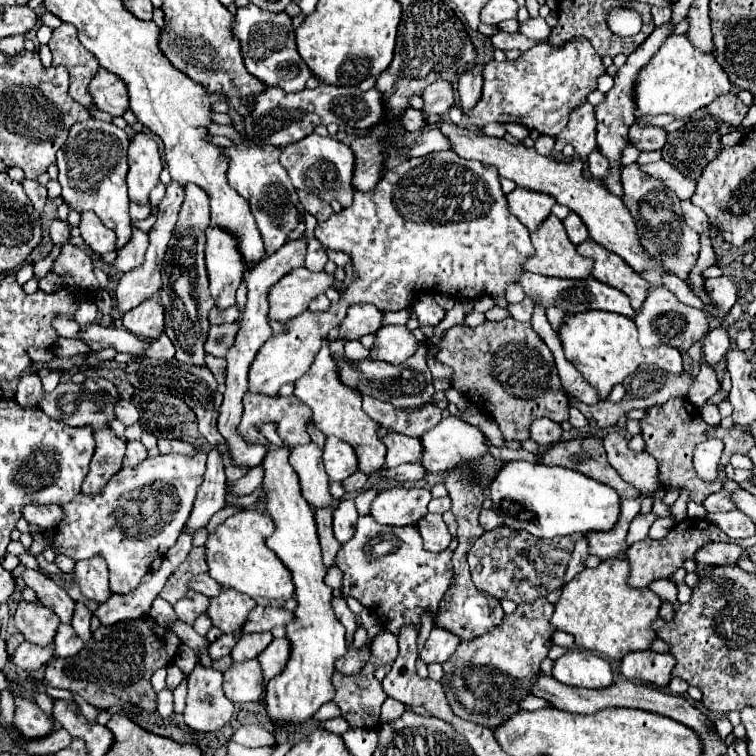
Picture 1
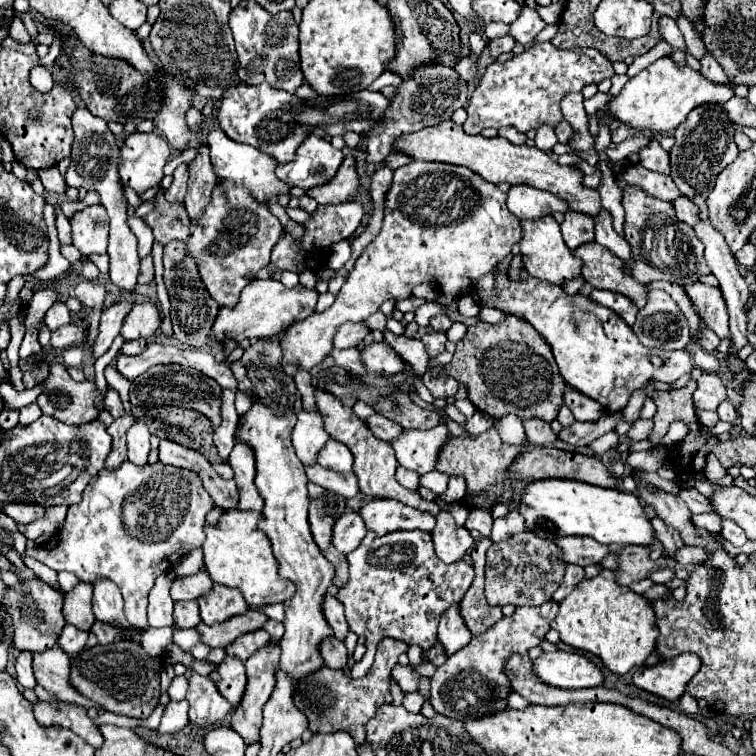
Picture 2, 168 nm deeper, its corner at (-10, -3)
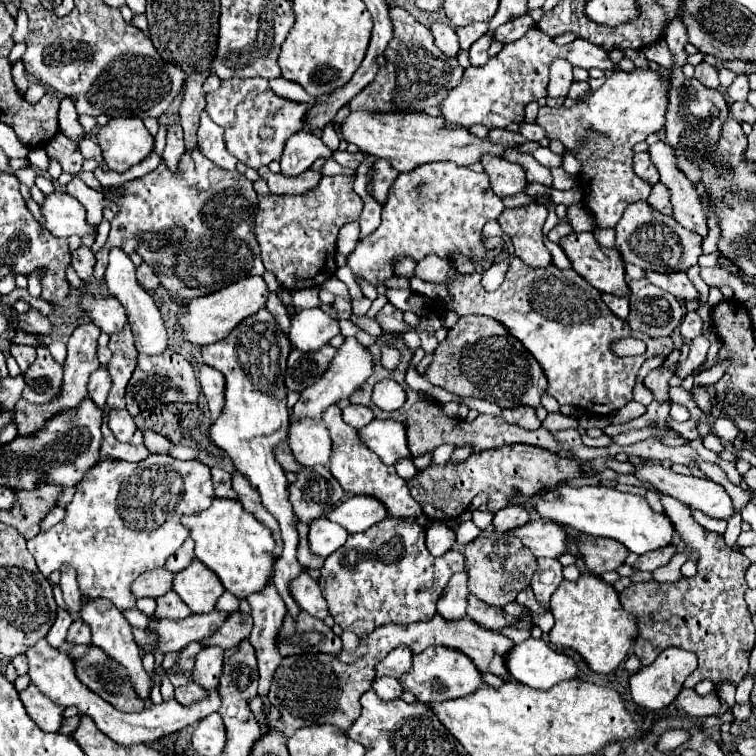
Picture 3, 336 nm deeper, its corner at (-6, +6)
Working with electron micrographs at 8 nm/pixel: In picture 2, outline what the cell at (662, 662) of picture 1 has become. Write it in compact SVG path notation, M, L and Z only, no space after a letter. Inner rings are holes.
M680 654L656 666L642 666L634 672L632 682L638 688L658 694L666 700L676 700L684 694L688 678L692 678L692 674L696 674L698 668L700 658L696 654Z

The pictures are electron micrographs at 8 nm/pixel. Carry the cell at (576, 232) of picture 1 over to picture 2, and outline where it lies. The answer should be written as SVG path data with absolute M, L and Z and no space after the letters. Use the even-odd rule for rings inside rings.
M568 210L566 220L562 222L562 236L570 250L576 250L586 242L594 242L594 220L586 214Z

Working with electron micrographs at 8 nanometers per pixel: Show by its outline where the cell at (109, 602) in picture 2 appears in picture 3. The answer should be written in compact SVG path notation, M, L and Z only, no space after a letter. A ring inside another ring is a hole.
M92 599L90 603L84 605L84 609L80 611L80 617L84 619L84 623L90 625L90 631L92 631L92 645L94 647L100 647L110 659L114 659L118 665L122 665L126 671L128 671L128 677L132 681L132 687L136 689L138 697L142 697L144 701L150 697L150 691L154 687L150 675L144 671L142 667L142 661L140 661L140 649L134 641L134 635L132 635L132 627L130 623L124 619L124 615L112 605L112 601L108 599Z

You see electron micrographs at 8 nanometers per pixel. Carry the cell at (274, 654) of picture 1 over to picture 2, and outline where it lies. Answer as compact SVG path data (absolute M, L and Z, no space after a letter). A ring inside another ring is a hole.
M276 642L260 648L252 658L244 662L248 672L248 686L240 706L236 706L236 710L232 712L230 726L246 740L246 744L258 740L264 702L268 702L272 690L276 688L278 662L280 646Z

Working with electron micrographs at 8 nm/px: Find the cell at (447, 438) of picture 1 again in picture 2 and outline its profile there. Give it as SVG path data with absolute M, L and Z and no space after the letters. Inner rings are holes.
M438 424L432 430L404 430L404 434L392 442L392 448L400 466L426 474L436 468L440 446L444 446L448 438L450 430L446 424Z

